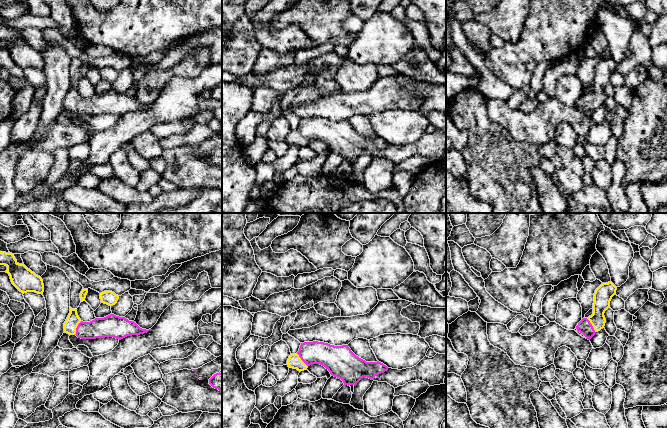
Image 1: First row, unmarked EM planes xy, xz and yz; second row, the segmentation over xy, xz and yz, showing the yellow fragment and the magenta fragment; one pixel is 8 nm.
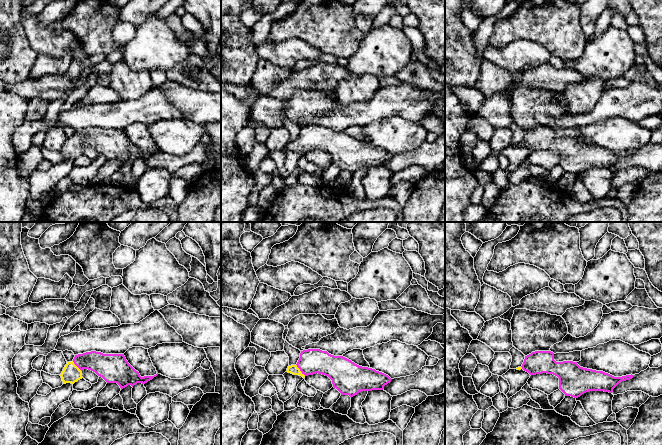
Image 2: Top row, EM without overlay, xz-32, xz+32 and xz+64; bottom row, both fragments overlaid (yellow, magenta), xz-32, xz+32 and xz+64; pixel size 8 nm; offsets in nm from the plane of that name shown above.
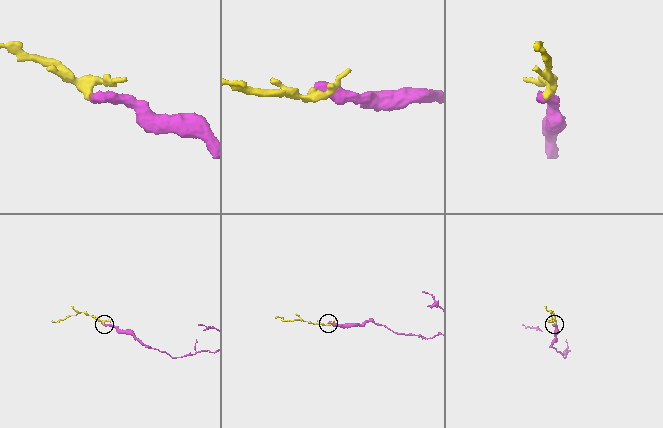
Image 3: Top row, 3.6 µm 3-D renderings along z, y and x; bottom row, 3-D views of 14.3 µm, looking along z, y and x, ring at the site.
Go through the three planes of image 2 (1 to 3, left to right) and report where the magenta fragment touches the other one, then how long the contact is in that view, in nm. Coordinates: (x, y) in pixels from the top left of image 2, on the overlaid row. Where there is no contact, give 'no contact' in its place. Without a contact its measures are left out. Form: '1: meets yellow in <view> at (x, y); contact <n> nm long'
1: meets yellow in xz-32 at (76, 366); contact 120 nm long
2: meets yellow in xz+32 at (299, 370); contact 120 nm long
3: no contact

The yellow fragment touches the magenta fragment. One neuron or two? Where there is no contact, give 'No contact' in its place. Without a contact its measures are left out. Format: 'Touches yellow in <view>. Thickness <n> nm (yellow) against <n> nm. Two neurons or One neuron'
Touches yellow in yz. Thickness 140 nm (yellow) against 110 nm. One neuron

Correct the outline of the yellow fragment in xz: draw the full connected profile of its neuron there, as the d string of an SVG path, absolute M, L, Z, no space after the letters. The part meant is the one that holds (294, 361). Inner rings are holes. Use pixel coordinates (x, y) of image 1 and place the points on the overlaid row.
M324 342L301 343L299 351L291 354L287 365L298 371L306 370L311 364L324 366L332 376L341 379L344 385L356 385L363 377L374 380L388 367L383 363L366 362L356 356L348 345L334 346Z

